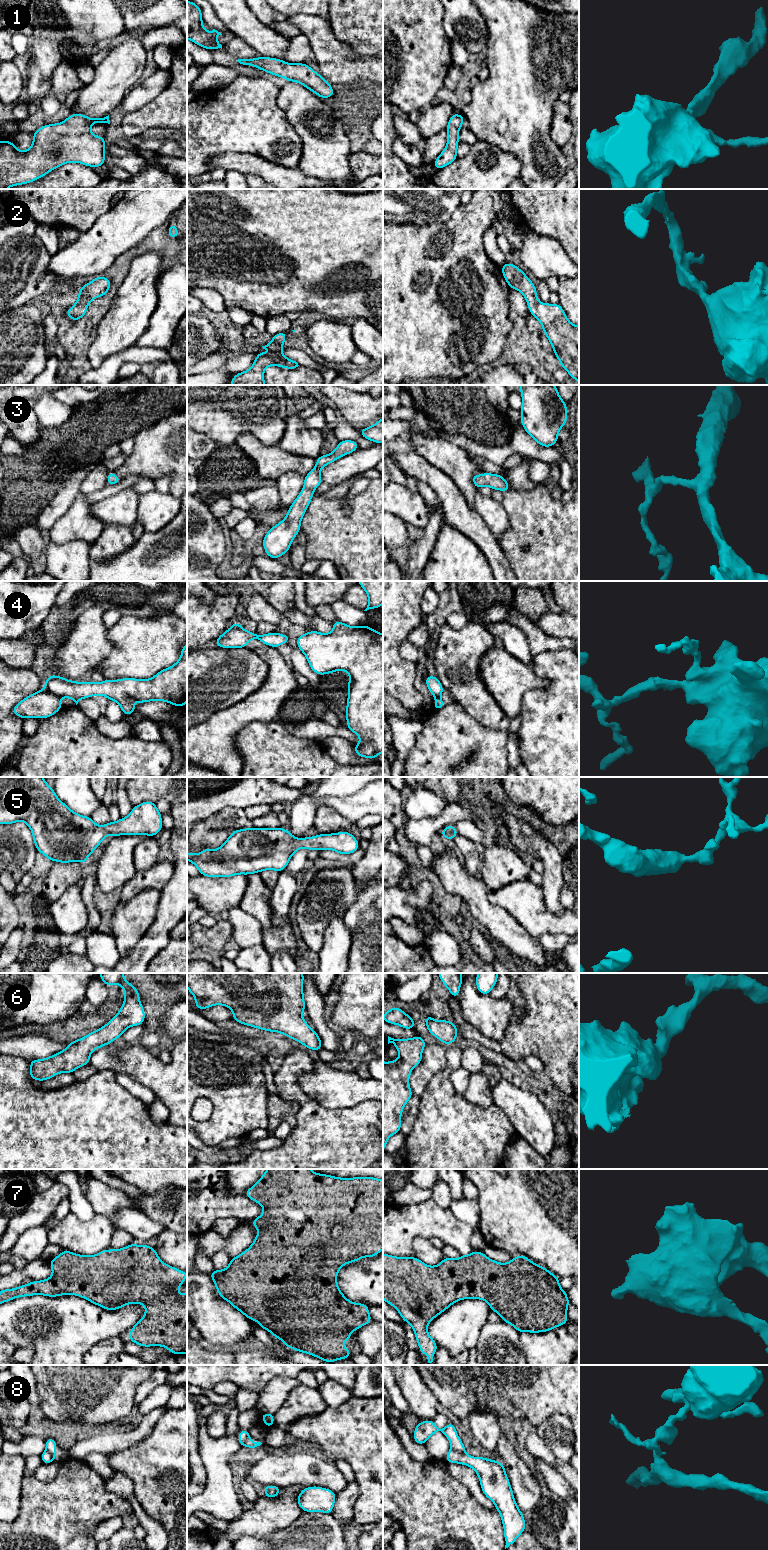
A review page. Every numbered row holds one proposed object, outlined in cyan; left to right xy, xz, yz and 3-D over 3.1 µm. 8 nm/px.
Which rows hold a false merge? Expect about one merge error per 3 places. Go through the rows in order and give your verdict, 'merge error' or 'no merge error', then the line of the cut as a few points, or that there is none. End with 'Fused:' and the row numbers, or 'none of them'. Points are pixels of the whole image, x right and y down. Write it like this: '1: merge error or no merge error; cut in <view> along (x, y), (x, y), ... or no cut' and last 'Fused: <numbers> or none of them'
1: no merge error; no cut
2: no merge error; no cut
3: no merge error; no cut
4: merge error; cut in xy along (44, 688), (60, 697)
5: no merge error; no cut
6: no merge error; no cut
7: no merge error; no cut
8: merge error; cut in yz along (451, 1448), (464, 1453)
Fused: 4, 8

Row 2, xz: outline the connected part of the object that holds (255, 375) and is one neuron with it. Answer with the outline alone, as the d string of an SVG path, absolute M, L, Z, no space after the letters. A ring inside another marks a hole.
M280 332L273 336L273 339L263 349L273 352L276 358L267 356L264 352L256 354L256 359L251 368L234 374L232 383L229 385L266 385L264 382L264 369L268 366L279 366L281 368L294 369L298 363L285 357L282 353L283 343L288 332Z

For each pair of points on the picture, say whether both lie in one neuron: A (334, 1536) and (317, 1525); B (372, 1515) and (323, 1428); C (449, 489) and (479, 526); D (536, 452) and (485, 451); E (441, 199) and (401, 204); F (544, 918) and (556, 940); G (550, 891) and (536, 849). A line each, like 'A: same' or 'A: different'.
A: same
B: same
C: same
D: same
E: same
F: different
G: same

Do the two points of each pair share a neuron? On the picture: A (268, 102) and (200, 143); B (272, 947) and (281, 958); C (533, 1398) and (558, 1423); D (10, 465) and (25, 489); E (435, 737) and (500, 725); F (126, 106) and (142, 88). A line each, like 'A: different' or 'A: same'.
A: same
B: different
C: different
D: same
E: different
F: same

